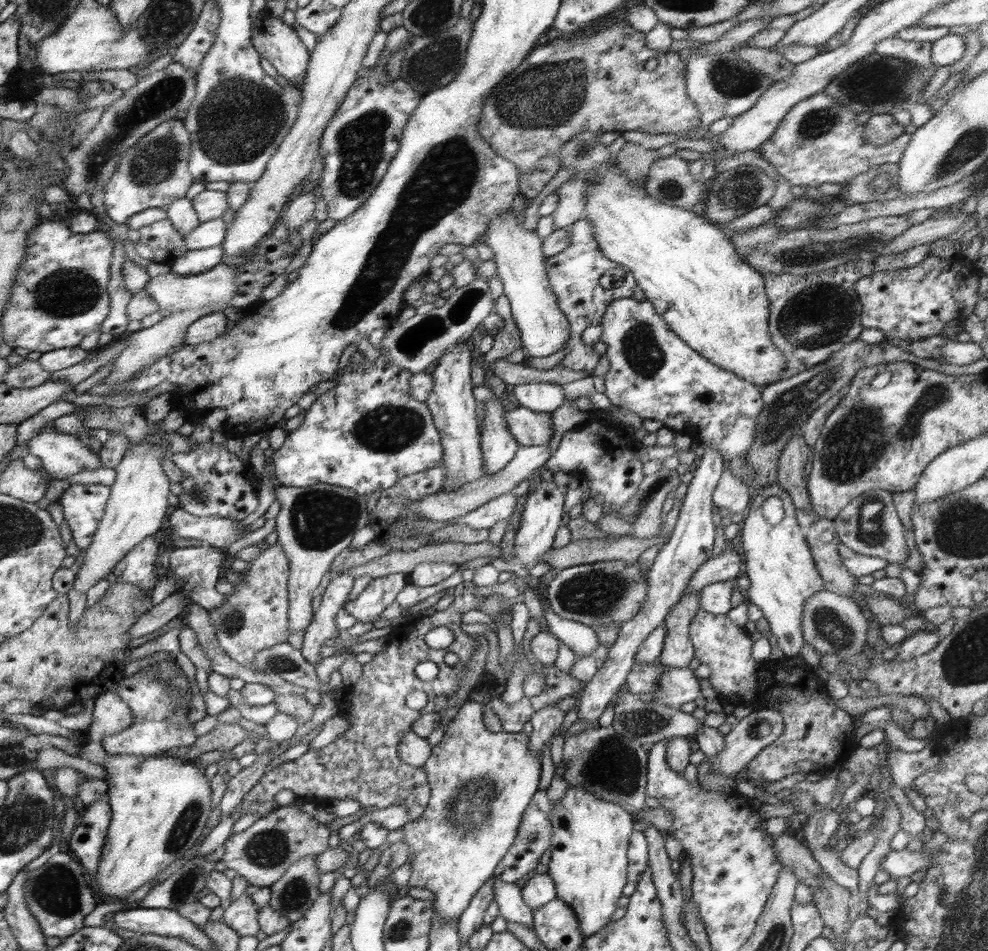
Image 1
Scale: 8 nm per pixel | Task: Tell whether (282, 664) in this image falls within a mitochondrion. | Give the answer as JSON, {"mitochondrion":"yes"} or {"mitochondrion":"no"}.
{"mitochondrion":"yes"}

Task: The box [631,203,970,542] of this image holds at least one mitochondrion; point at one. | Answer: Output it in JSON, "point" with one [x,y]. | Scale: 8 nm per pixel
{"point":[856,443]}

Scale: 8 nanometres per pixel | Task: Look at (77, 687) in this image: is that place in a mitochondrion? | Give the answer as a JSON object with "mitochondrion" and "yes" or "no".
{"mitochondrion":"no"}

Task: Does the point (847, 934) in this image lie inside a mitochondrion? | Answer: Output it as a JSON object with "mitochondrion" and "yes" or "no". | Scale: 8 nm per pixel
{"mitochondrion":"no"}

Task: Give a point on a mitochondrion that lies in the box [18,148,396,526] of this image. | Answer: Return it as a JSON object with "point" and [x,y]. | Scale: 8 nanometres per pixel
{"point":[64,292]}

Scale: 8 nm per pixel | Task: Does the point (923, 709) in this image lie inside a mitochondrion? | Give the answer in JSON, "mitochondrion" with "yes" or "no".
{"mitochondrion":"no"}

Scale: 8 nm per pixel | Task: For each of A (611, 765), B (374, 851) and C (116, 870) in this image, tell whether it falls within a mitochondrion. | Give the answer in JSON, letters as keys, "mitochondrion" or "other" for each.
{"A":"mitochondrion","B":"other","C":"other"}

